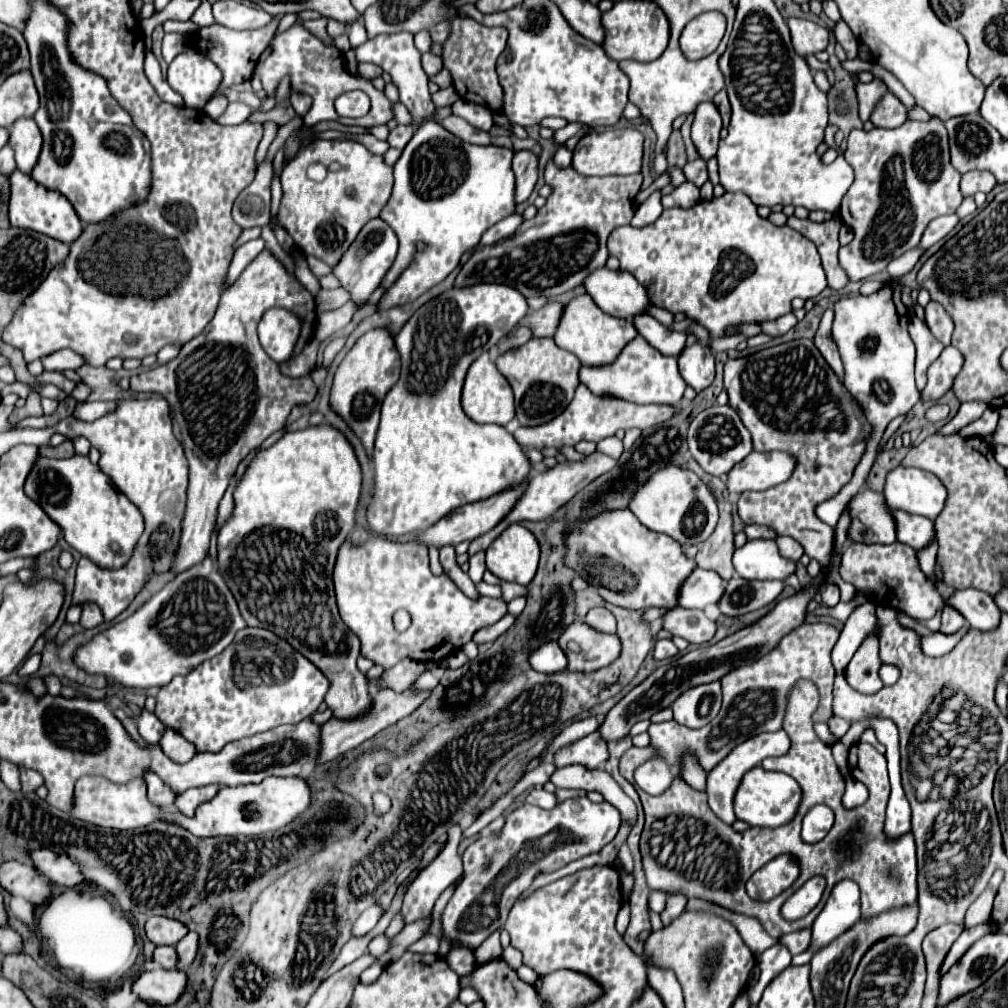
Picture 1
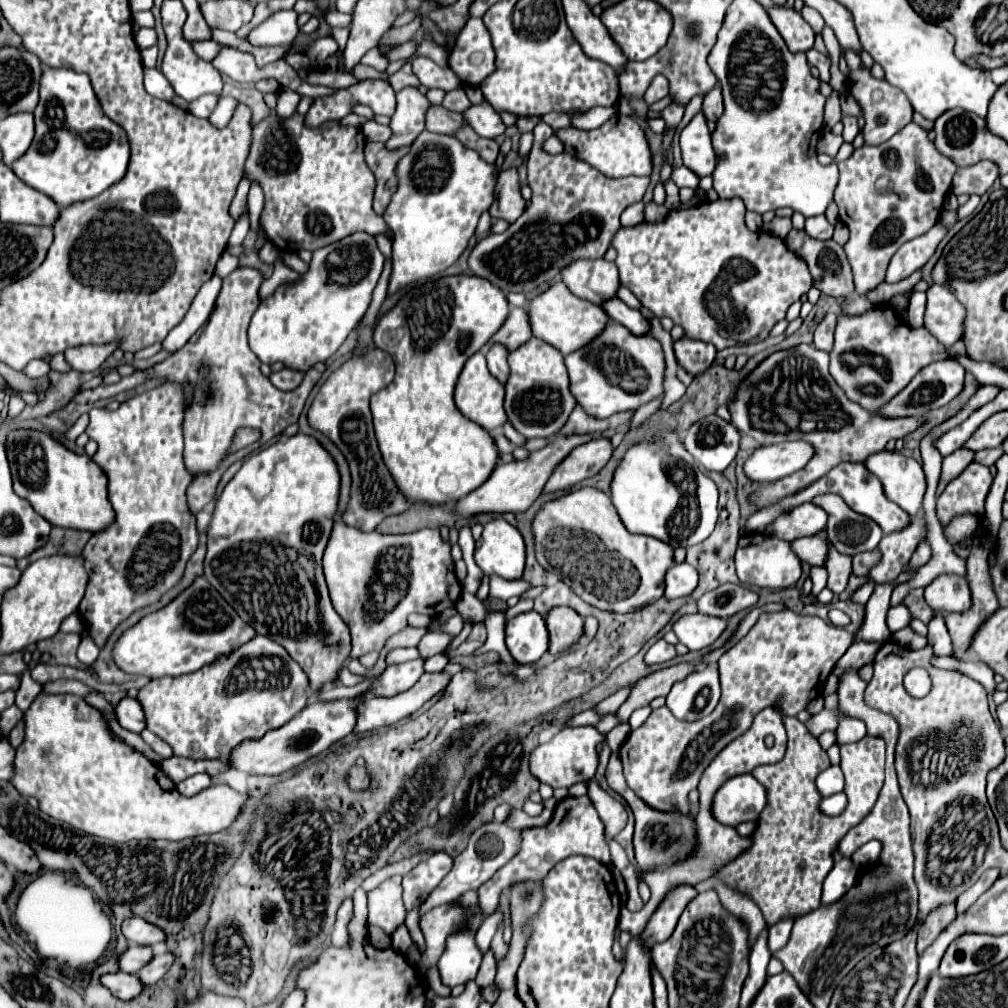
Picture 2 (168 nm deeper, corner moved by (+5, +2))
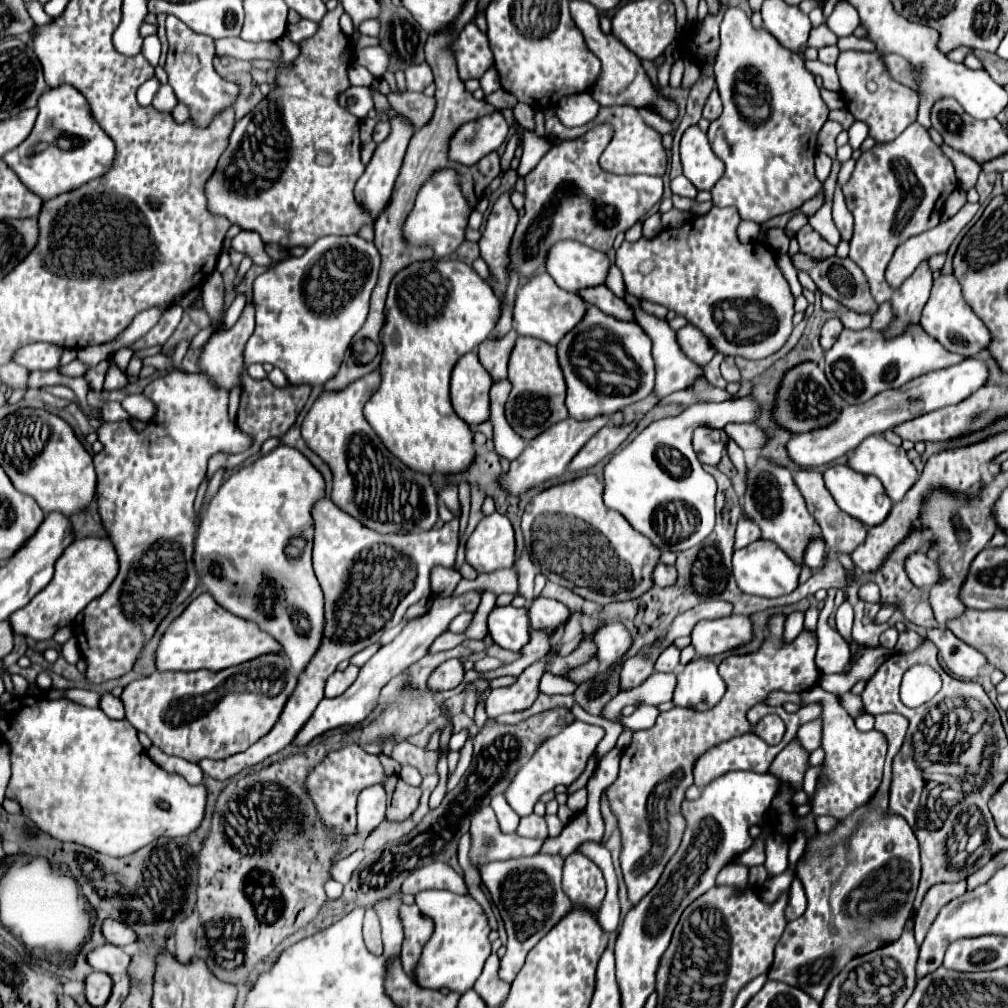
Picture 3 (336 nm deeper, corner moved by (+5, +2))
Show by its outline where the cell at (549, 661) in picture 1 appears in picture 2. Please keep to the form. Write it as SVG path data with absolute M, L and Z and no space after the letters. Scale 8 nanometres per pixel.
M524 612L506 622L506 646L516 662L534 664L548 652L548 628L538 612Z

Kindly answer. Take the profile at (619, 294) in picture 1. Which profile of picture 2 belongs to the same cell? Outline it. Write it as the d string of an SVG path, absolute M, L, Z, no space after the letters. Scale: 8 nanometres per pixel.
M576 260L562 270L562 280L582 300L592 304L604 304L616 298L620 288L620 276L614 262L608 260Z

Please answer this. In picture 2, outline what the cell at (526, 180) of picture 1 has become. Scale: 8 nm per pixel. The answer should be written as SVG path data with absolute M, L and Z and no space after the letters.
M508 168L502 170L498 176L498 186L496 186L496 202L490 208L492 218L504 218L510 224L524 212L526 202L520 194L520 178L518 178L518 168Z

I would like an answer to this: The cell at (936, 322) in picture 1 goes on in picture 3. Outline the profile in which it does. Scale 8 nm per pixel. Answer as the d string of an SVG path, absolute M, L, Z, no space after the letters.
M942 274L934 280L932 294L922 310L920 326L924 328L924 332L928 332L928 336L940 340L940 344L948 352L960 354L964 358L970 358L980 350L986 350L988 344L992 342L992 334L988 332L988 328L978 320L978 316L970 310L970 306L962 298L962 288L954 274Z

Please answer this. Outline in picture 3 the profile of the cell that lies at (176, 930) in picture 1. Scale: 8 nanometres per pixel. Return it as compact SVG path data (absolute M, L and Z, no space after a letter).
M104 920L102 936L108 944L114 944L114 946L128 946L128 944L136 942L136 934L130 930L130 926L124 922L118 922L118 920Z

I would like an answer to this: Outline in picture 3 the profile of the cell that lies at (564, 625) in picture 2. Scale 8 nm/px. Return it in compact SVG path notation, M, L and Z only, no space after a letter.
M534 598L532 604L528 606L528 618L532 628L540 630L558 630L570 616L570 610L552 598Z

